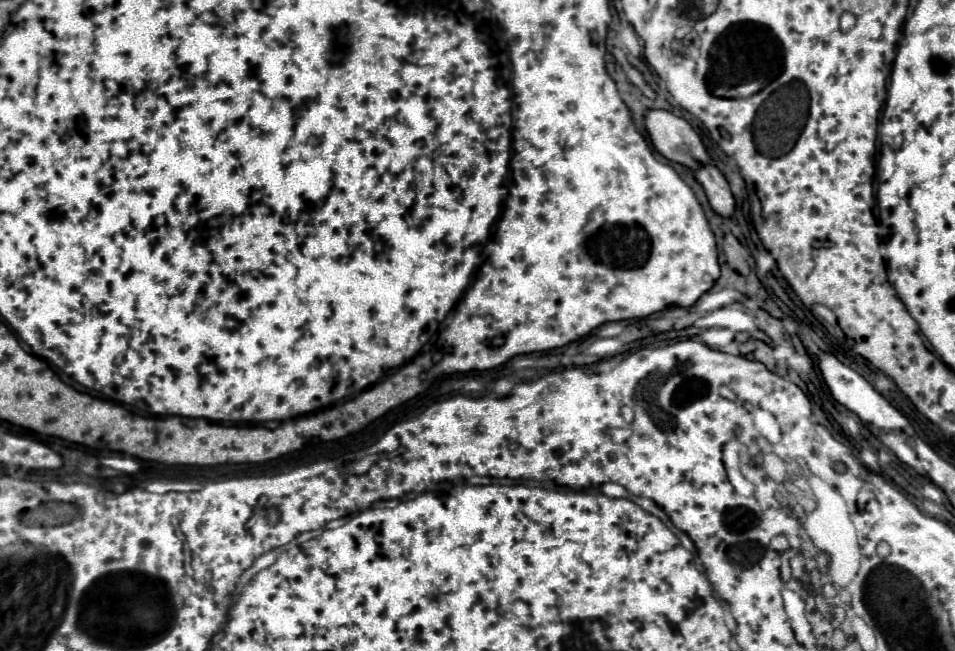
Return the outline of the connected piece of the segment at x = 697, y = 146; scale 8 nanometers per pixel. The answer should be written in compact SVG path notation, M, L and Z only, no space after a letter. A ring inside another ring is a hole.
M648 110L644 126L654 150L669 161L684 164L690 170L698 170L702 164L710 162L700 136L684 118L668 110ZM678 146L686 146L690 152L680 152Z

